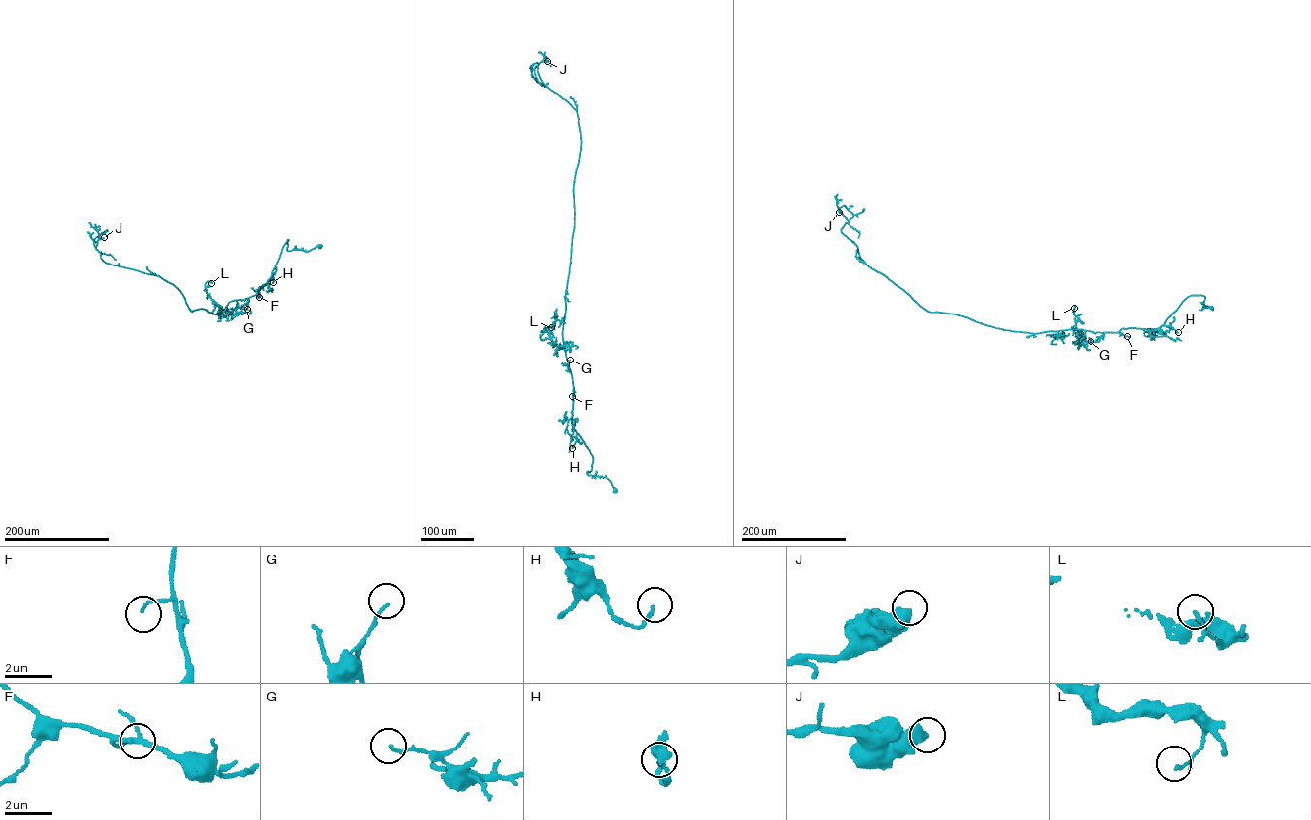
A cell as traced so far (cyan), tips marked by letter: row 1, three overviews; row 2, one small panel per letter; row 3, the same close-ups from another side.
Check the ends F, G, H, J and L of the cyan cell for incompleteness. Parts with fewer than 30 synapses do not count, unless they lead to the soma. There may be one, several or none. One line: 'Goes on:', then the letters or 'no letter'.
Goes on: no letter

